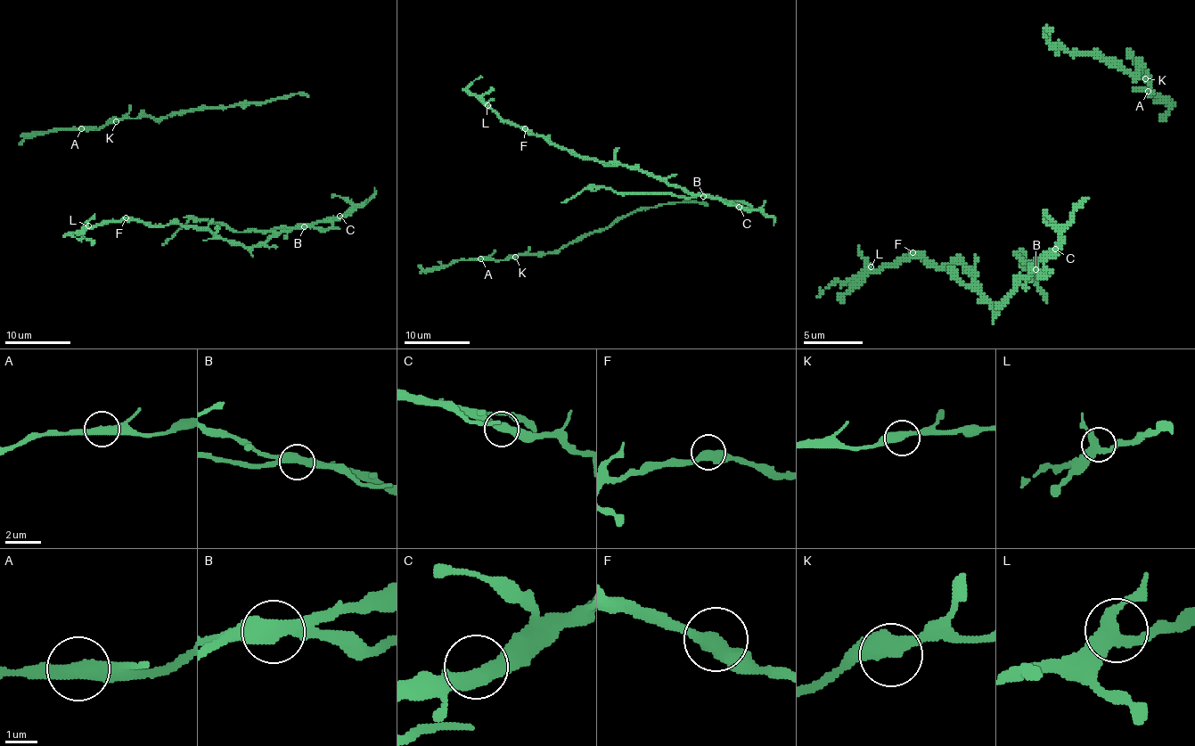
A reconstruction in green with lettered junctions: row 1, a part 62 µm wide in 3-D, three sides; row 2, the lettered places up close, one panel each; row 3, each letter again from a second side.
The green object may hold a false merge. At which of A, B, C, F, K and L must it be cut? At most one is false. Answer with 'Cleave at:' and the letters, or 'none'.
Cleave at: B

